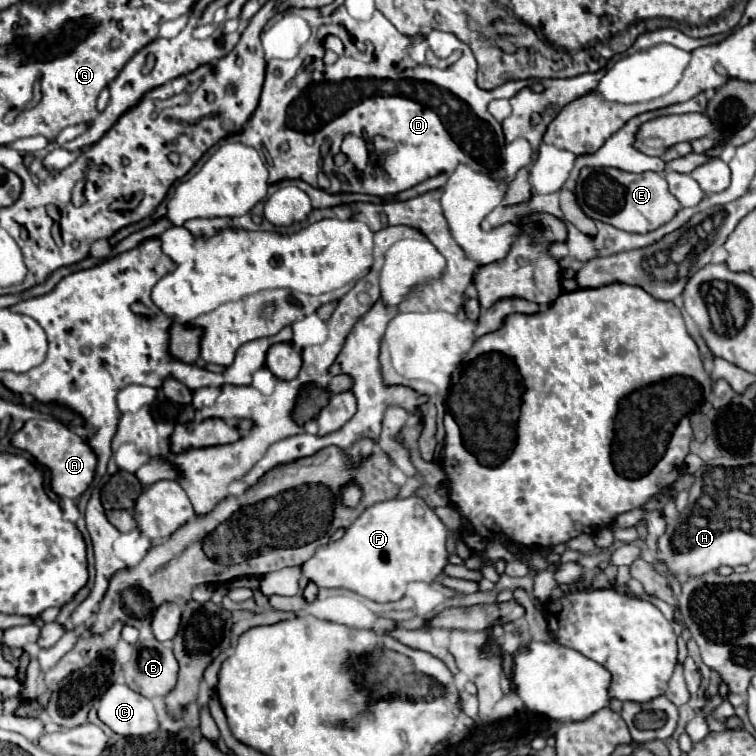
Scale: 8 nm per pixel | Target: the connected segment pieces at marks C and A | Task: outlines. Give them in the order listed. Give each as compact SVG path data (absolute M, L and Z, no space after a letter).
M113 683L99 699L97 715L113 733L125 737L141 737L157 731L157 713L151 699L137 695L127 685Z
M55 419L25 421L25 425L19 431L11 433L9 443L17 449L31 453L41 465L45 465L51 471L51 491L61 497L69 497L69 499L77 501L95 477L97 457L91 451L91 447L87 445L87 441L83 437L71 433L63 423L59 423Z

